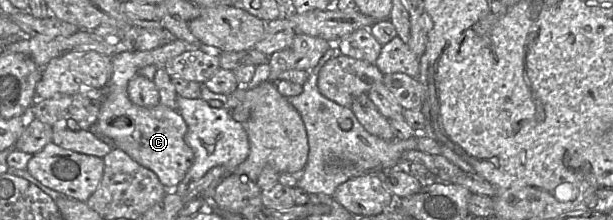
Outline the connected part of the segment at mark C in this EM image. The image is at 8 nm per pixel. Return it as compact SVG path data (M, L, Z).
M174 39L151 50L130 50L112 57L112 74L104 89L102 102L96 123L89 129L99 136L101 127L108 135L112 148L125 152L138 164L156 174L162 185L168 190L178 186L193 164L194 153L186 142L187 125L177 110L158 104L154 107L141 107L131 102L127 87L138 71L148 65L163 66L168 60L189 49L199 49L199 45L189 45Z

